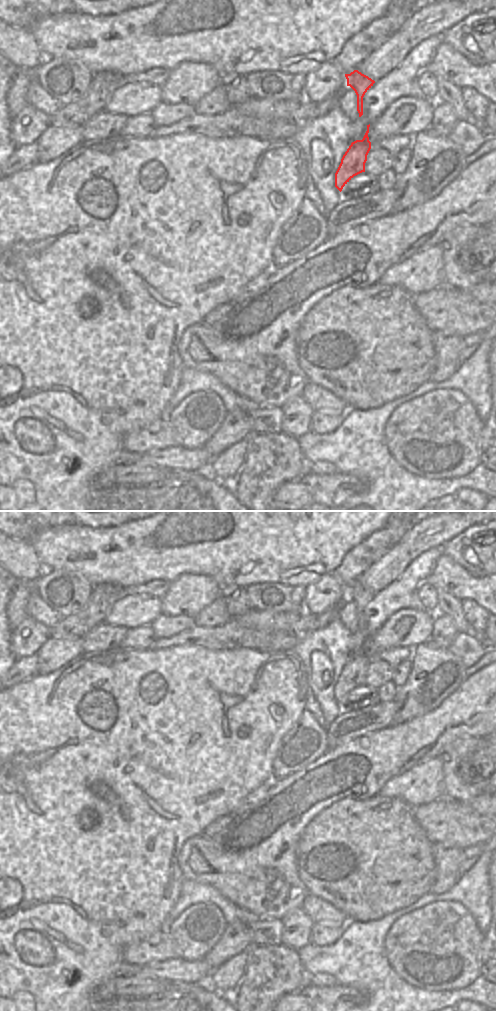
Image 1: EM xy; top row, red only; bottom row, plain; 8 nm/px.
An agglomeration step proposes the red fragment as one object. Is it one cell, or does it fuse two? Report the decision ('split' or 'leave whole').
leave whole

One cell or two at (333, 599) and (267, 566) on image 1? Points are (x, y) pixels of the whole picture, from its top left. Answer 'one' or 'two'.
two

